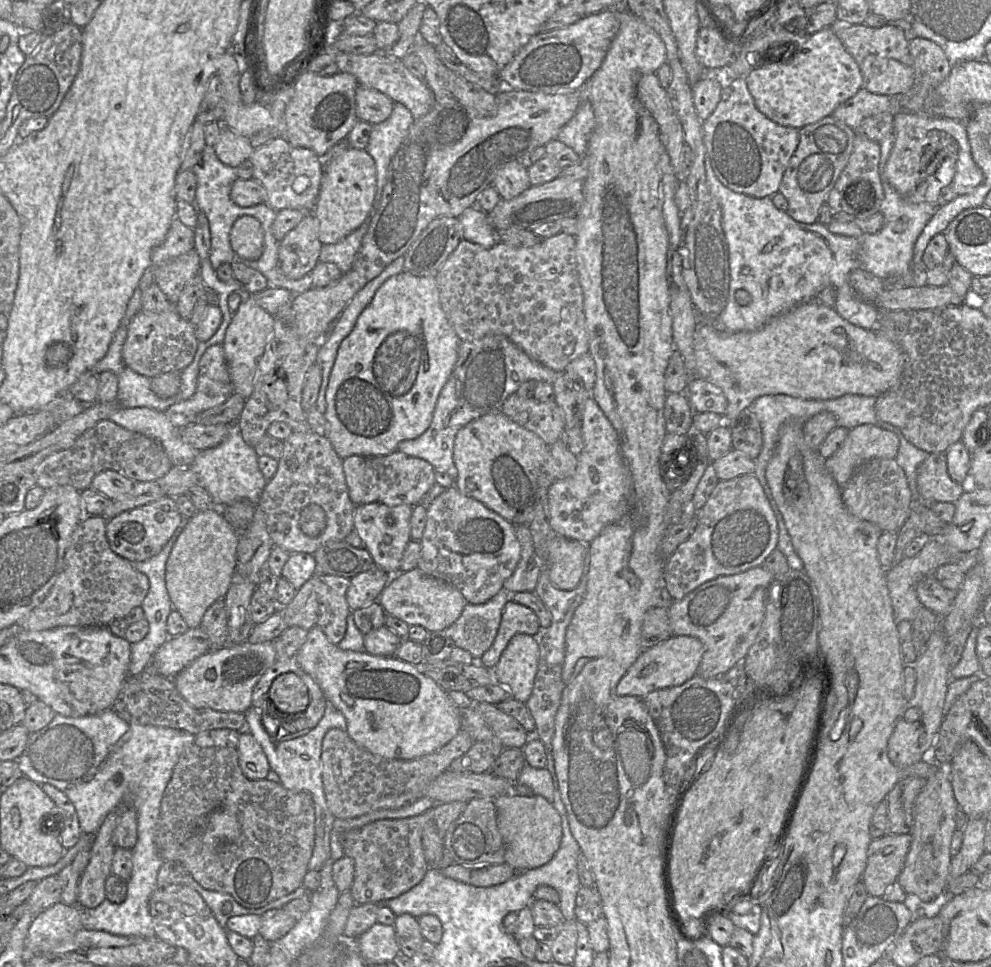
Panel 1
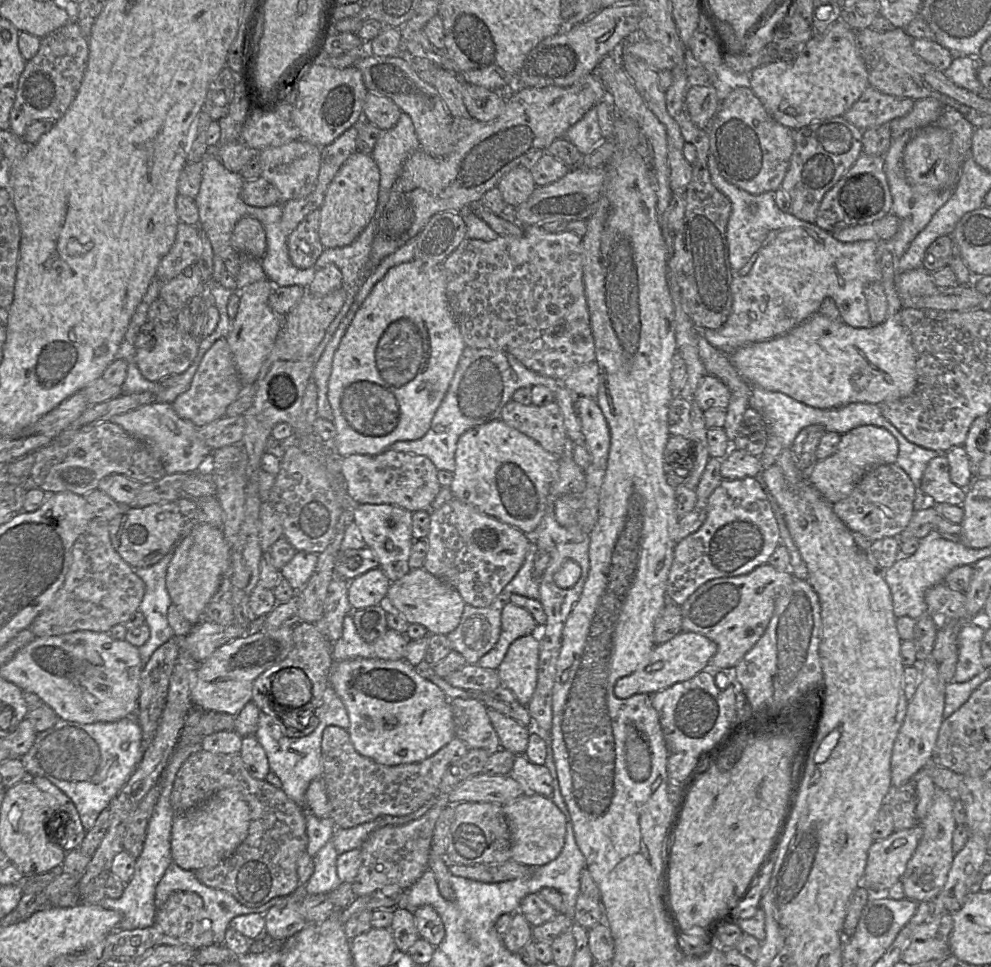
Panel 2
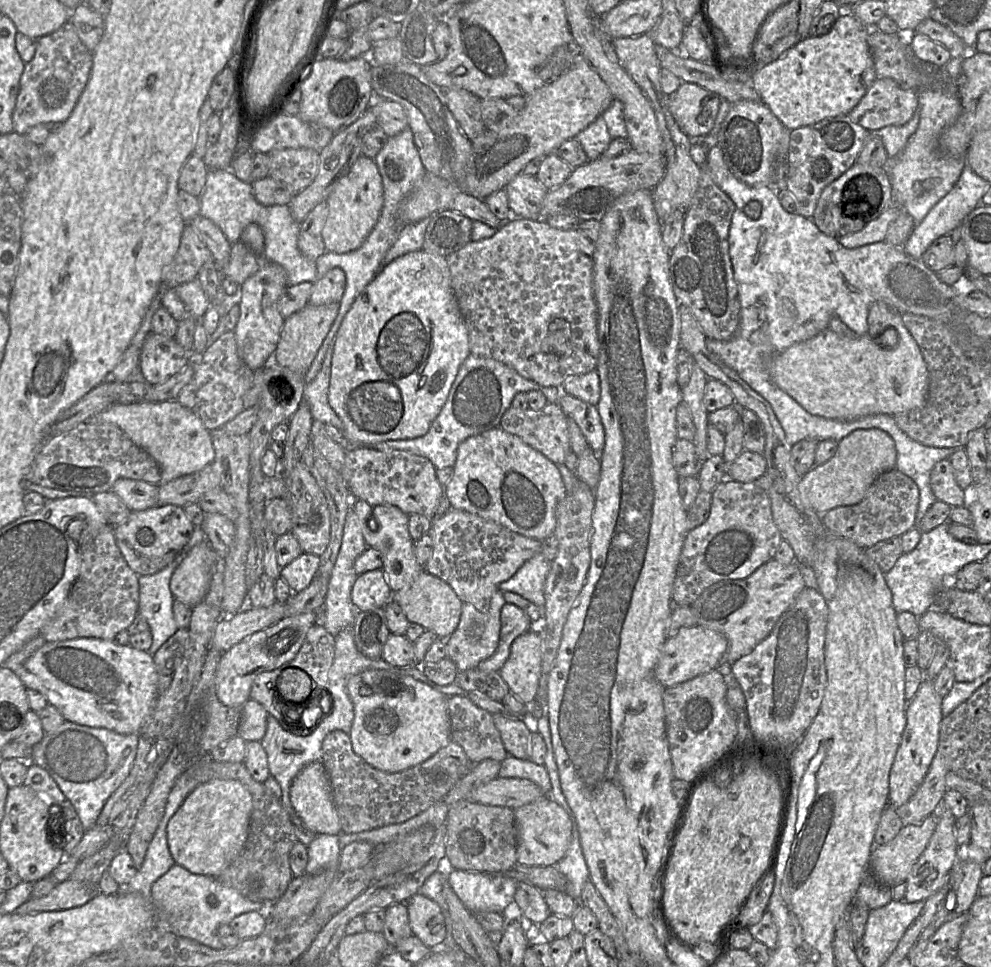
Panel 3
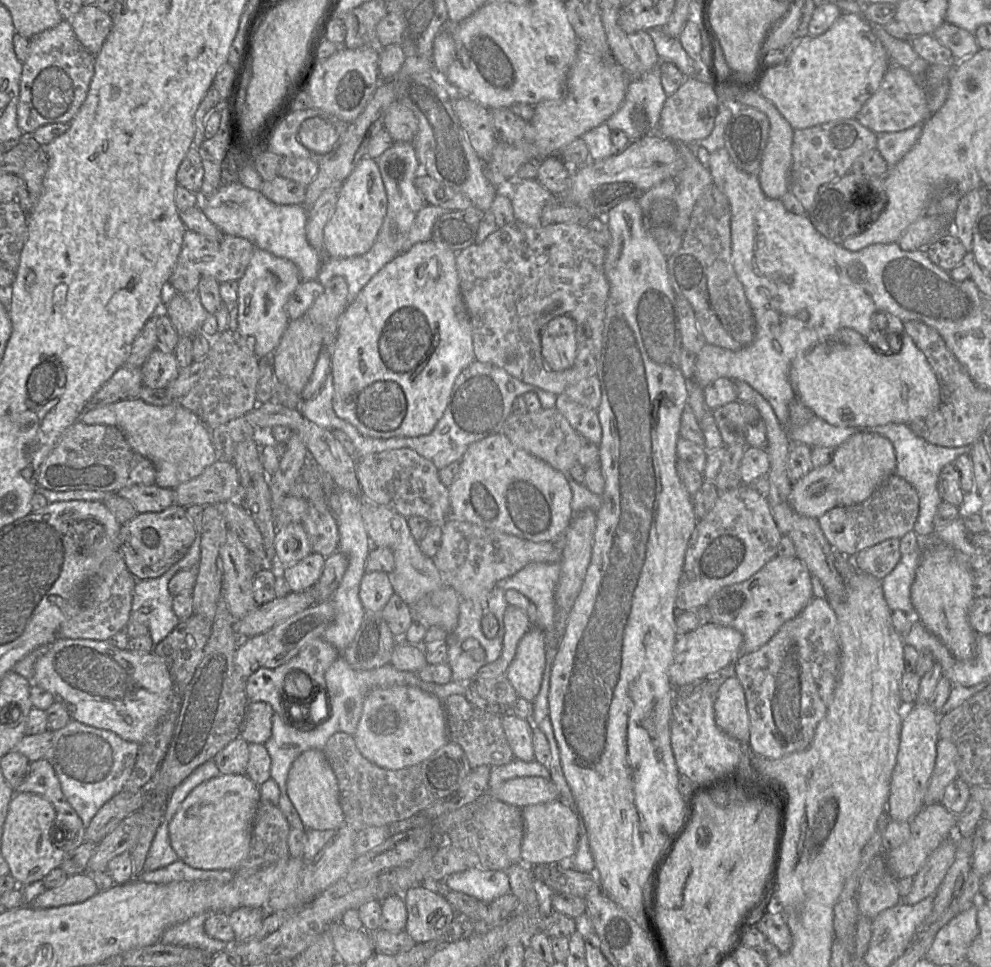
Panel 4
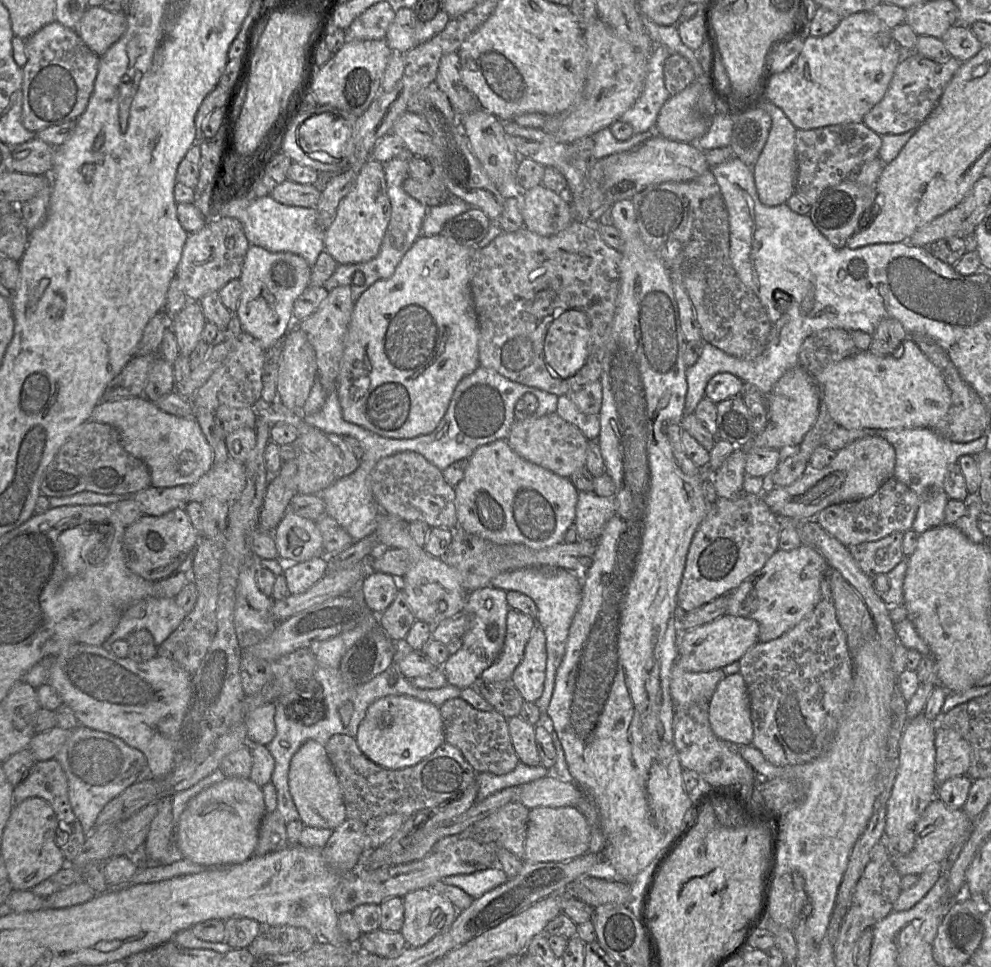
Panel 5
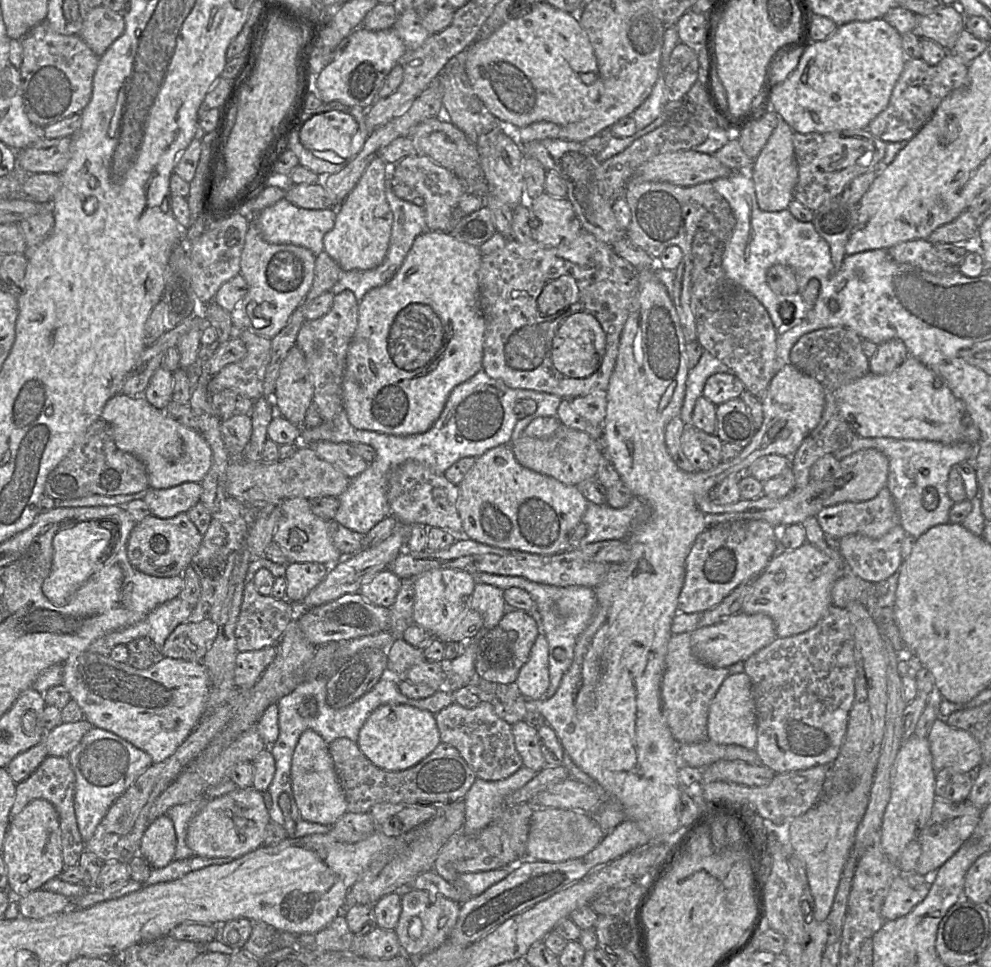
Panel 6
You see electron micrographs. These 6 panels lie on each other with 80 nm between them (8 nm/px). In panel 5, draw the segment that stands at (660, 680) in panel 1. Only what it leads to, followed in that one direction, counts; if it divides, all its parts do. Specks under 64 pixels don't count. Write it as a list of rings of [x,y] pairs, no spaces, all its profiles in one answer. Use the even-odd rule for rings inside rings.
[[[725,614],[679,634],[676,664],[688,672],[707,672],[739,661],[758,642],[759,625],[750,618]]]

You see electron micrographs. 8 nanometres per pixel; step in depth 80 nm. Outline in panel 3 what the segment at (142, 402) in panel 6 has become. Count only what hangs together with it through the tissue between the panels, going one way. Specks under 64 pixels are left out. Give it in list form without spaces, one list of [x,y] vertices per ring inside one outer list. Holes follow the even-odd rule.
[[[177,400],[162,402],[112,403],[103,411],[93,415],[87,422],[90,424],[115,424],[137,446],[146,451],[159,465],[161,472],[160,484],[175,478],[200,471],[215,460],[215,451],[211,440],[211,432],[205,428],[201,419],[190,409]]]

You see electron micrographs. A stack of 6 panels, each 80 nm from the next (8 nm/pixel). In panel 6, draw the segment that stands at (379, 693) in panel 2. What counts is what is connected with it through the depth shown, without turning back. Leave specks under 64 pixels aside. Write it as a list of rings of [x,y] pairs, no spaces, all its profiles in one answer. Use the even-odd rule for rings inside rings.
[[[385,704],[376,708],[360,729],[357,740],[365,757],[386,771],[403,771],[415,766],[440,742],[435,715],[405,704]]]

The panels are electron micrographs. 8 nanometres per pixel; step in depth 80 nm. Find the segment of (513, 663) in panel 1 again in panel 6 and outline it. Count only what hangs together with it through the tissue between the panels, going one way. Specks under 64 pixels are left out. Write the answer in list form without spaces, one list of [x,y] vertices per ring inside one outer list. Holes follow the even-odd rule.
[[[541,632],[515,682],[518,690],[526,699],[539,700],[545,695],[550,684],[548,655],[548,641]]]

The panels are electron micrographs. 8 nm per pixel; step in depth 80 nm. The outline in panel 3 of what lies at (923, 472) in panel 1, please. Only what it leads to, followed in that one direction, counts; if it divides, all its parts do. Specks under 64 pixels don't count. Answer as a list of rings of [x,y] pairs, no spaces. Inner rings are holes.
[[[948,459],[935,464],[930,473],[930,486],[937,501],[951,507],[964,505],[964,491],[958,486],[955,471]]]

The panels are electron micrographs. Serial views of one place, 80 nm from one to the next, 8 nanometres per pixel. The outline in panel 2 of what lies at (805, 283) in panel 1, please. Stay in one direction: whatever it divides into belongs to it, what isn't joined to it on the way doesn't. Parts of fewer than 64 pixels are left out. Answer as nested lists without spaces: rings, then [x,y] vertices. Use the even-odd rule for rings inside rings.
[[[710,148],[707,164],[713,185],[729,199],[732,205],[726,227],[732,273],[732,308],[722,327],[699,330],[710,345],[730,356],[742,346],[782,336],[819,313],[821,303],[827,297],[833,299],[845,324],[853,328],[872,326],[864,288],[869,283],[882,280],[878,241],[883,240],[840,242],[815,223],[805,222],[791,213],[781,211],[775,202],[774,193],[753,195],[727,182],[721,175]],[[751,203],[758,206],[754,214],[749,211]]]

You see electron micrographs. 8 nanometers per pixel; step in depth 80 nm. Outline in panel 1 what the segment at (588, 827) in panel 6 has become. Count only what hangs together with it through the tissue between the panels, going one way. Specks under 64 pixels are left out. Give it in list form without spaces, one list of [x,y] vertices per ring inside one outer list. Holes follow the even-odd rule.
[[[504,794],[493,800],[498,829],[504,840],[505,863],[517,871],[526,871],[548,863],[557,852],[562,839],[562,823],[552,803],[540,795]]]

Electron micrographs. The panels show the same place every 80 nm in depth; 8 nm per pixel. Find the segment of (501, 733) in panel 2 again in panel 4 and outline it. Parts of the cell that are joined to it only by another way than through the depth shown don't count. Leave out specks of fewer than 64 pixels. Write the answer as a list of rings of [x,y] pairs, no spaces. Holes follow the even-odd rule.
[[[503,712],[501,721],[514,758],[525,762],[534,761],[532,735],[538,724],[533,724],[531,720],[521,719],[511,712]]]

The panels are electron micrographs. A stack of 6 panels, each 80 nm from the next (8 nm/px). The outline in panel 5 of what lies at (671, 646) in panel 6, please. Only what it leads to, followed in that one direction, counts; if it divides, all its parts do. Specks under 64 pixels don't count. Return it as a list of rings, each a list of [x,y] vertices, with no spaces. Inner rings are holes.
[[[674,665],[671,671],[670,694],[675,707],[695,701],[709,702],[718,685],[725,677],[722,669],[707,672],[688,672]]]

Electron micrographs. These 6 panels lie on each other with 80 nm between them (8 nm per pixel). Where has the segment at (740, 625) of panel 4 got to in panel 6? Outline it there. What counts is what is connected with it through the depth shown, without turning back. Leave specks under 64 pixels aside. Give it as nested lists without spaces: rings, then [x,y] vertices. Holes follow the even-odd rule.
[[[808,541],[792,550],[779,549],[771,557],[766,568],[752,581],[750,592],[743,601],[741,611],[746,614],[762,613],[769,616],[773,620],[776,635],[779,638],[802,633],[814,627],[827,612],[832,604],[832,588],[844,569]]]

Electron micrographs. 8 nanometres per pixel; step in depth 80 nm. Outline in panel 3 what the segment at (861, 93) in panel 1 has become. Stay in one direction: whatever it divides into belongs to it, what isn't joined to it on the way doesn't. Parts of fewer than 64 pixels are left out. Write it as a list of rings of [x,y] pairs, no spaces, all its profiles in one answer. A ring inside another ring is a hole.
[[[876,78],[848,116],[854,123],[859,124],[869,132],[877,132],[886,126],[906,124],[917,111],[918,102],[917,91],[903,89],[891,78]]]

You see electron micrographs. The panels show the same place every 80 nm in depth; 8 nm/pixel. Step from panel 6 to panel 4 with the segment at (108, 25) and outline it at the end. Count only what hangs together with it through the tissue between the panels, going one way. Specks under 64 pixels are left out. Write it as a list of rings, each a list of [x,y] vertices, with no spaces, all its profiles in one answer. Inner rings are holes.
[[[83,5],[70,23],[79,42],[93,55],[101,50],[113,24],[111,14],[96,5]]]

